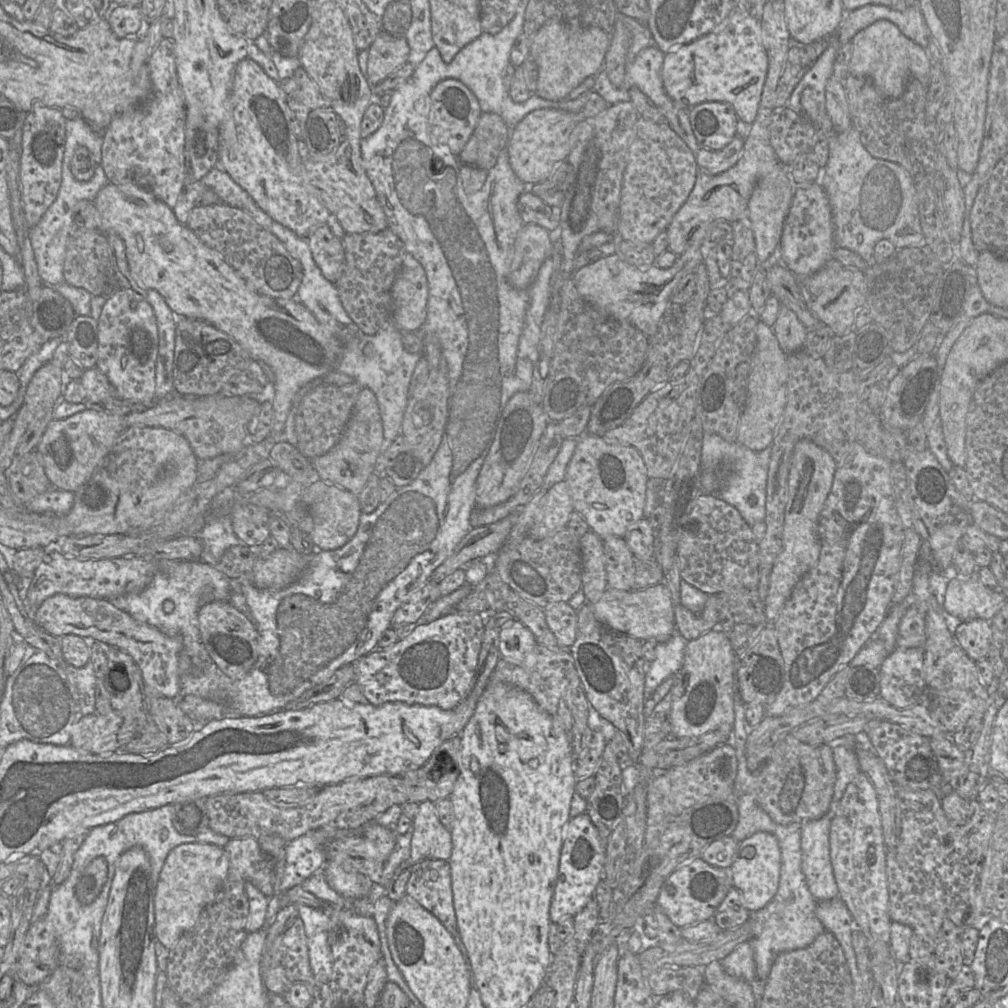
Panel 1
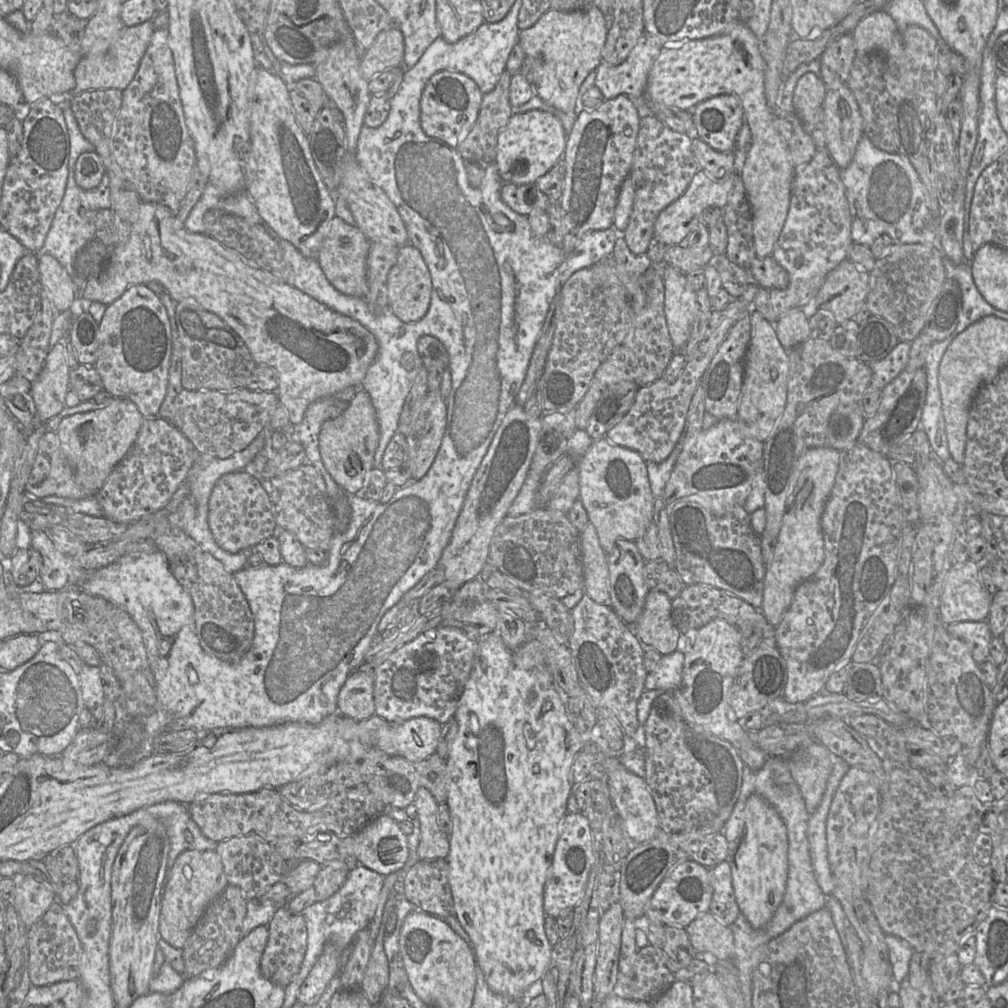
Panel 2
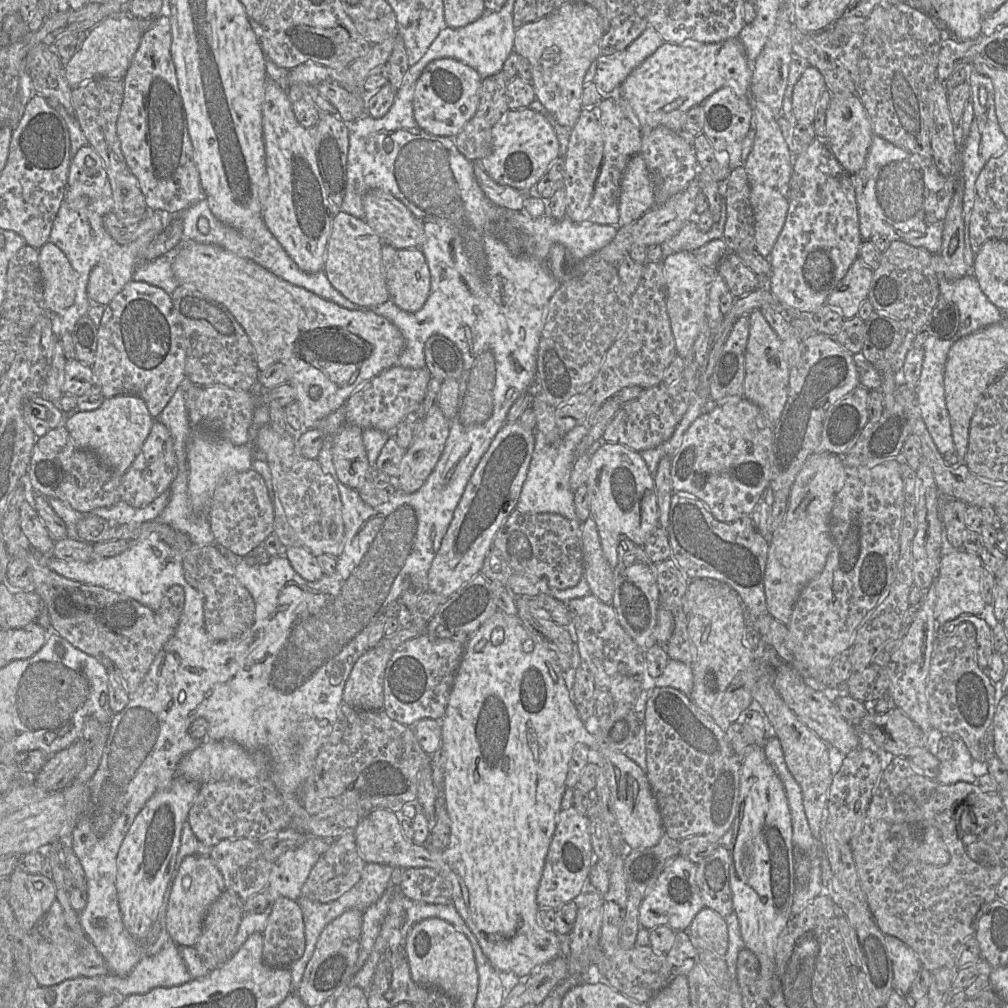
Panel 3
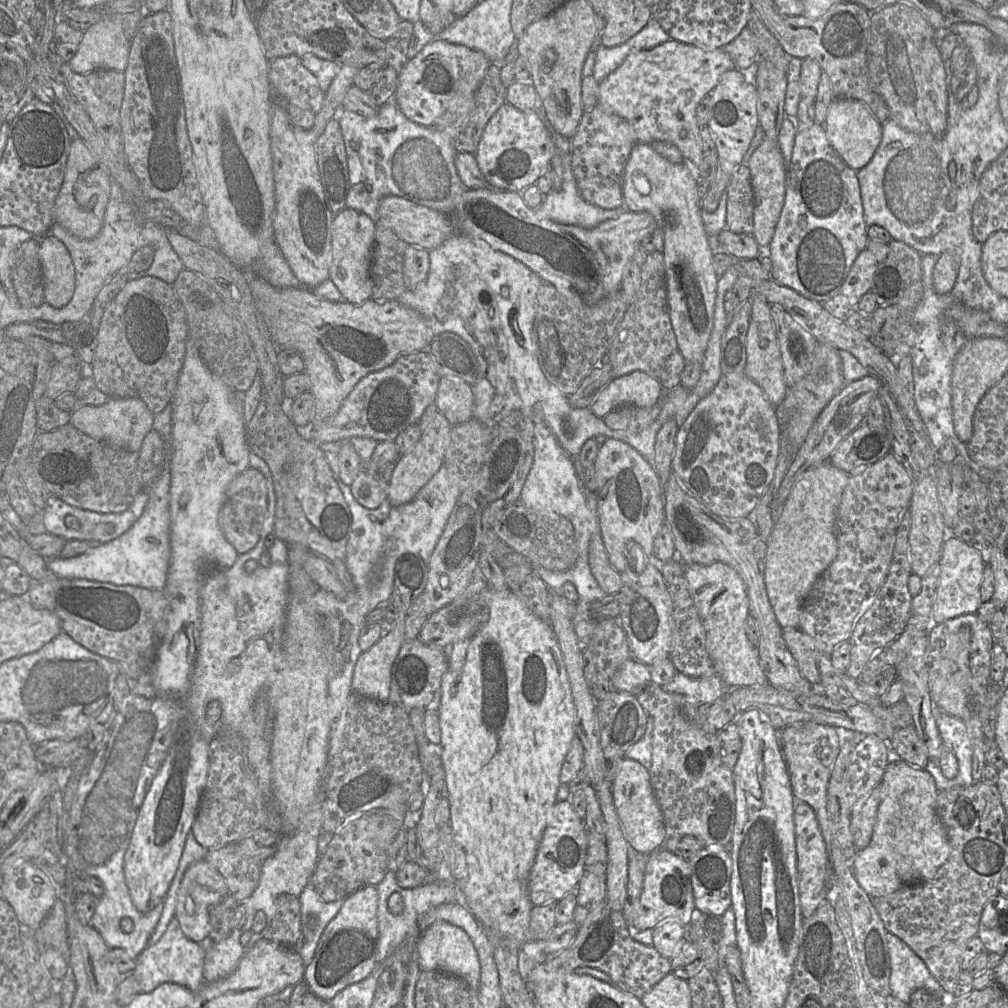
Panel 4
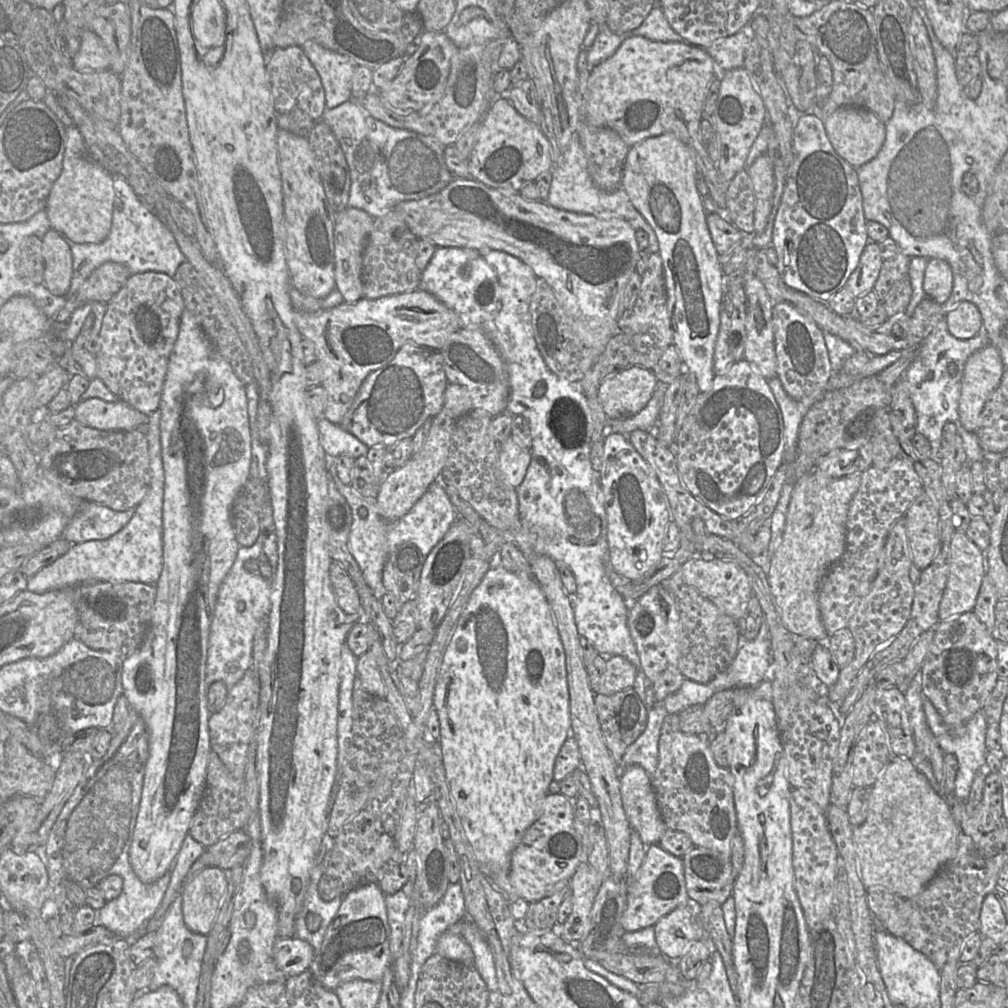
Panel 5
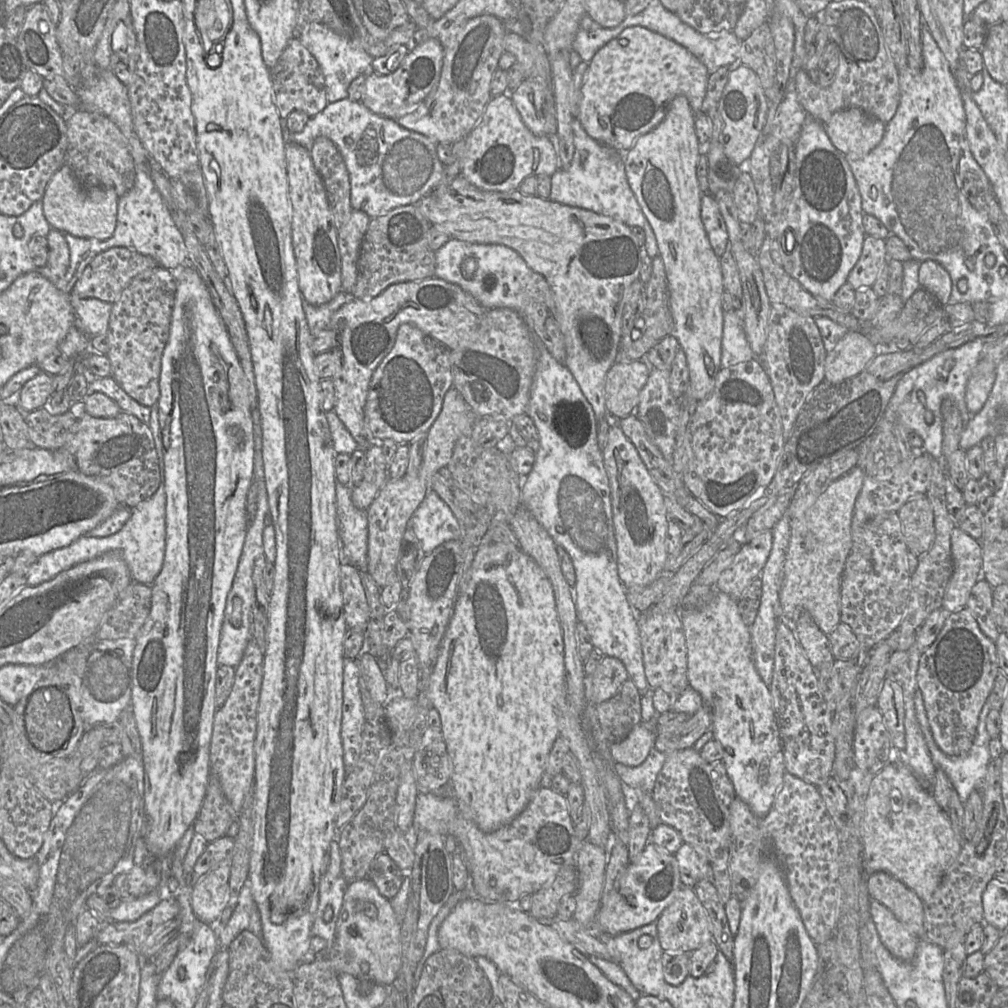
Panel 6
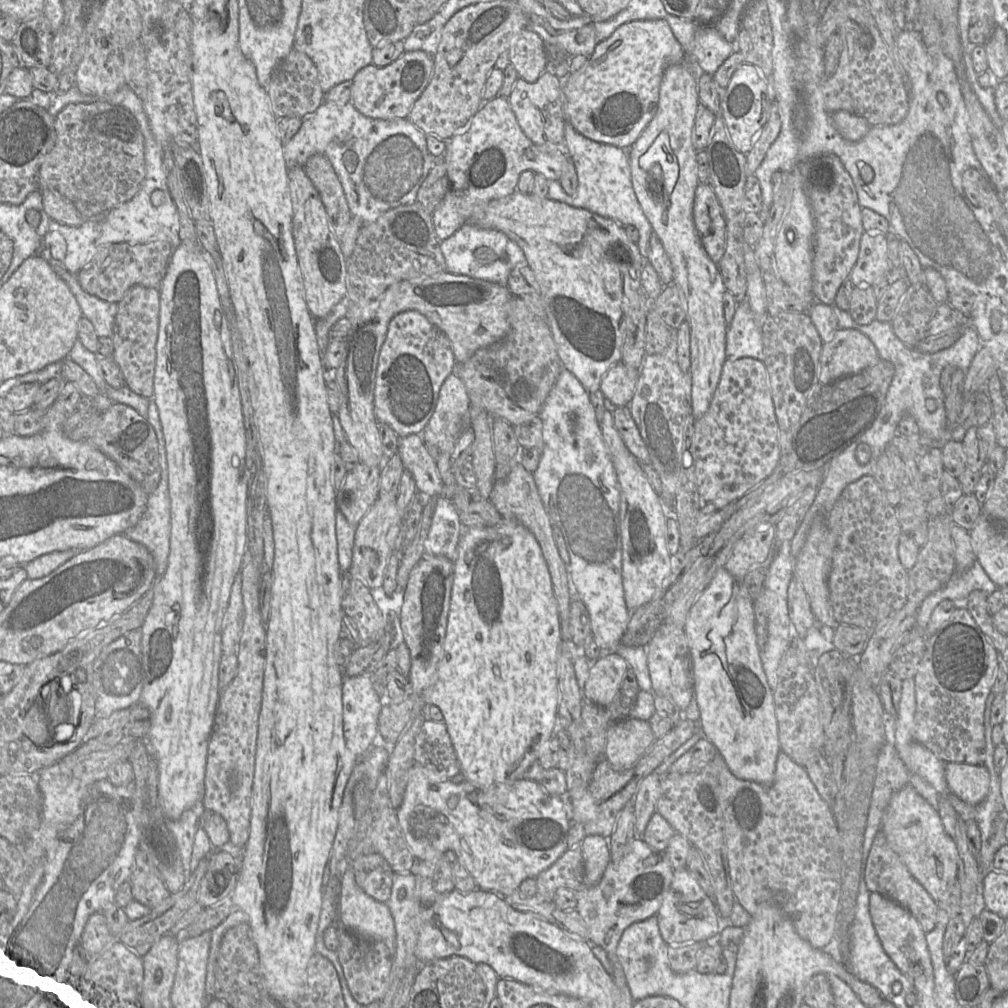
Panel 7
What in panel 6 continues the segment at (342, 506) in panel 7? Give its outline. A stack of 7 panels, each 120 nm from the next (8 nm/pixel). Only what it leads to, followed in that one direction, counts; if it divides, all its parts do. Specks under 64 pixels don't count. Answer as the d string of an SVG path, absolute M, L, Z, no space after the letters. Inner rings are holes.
M370 443L365 448L365 469L359 484L350 485L351 500L354 506L366 511L379 490L382 488L387 477L387 466L379 443Z

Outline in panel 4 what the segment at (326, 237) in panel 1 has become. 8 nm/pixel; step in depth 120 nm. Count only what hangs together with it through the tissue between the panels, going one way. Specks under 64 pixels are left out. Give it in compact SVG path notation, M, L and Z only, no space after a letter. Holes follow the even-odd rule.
M344 208L334 217L329 267L329 279L335 284L344 300L361 304L372 299L372 280L370 266L375 239L375 221L366 214Z

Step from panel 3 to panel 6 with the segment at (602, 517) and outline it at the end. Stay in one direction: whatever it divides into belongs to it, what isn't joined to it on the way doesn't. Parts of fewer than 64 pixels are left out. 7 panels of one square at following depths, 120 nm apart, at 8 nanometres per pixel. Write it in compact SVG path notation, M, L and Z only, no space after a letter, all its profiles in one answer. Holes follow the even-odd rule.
M617 424L608 430L603 449L611 496L612 521L617 546L617 569L625 588L644 588L663 574L668 557L668 513L664 495L648 472L633 443Z

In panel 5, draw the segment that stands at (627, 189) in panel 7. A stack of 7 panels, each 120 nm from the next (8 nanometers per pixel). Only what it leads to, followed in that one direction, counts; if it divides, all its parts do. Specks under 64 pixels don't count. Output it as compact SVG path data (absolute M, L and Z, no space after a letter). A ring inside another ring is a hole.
M577 131L573 133L567 149L562 153L560 163L552 168L552 182L545 202L554 208L593 215L602 220L622 219L635 230L643 230L648 234L649 253L659 253L659 242L655 231L635 209L625 190L619 187L613 192L606 192L594 185L587 170L586 155Z

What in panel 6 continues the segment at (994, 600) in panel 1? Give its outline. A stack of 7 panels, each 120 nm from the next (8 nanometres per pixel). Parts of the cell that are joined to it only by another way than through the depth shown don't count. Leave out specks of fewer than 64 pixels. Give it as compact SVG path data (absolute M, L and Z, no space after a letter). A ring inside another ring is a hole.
M960 527L951 535L953 573L945 590L942 608L950 613L967 606L971 590L982 576L982 547Z

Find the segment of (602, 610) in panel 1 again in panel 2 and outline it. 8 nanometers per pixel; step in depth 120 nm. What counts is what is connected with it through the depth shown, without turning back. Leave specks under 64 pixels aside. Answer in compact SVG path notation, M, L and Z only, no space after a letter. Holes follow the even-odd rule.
M650 589L643 612L632 629L642 644L668 655L680 645L684 637L672 618L672 601L663 591Z

